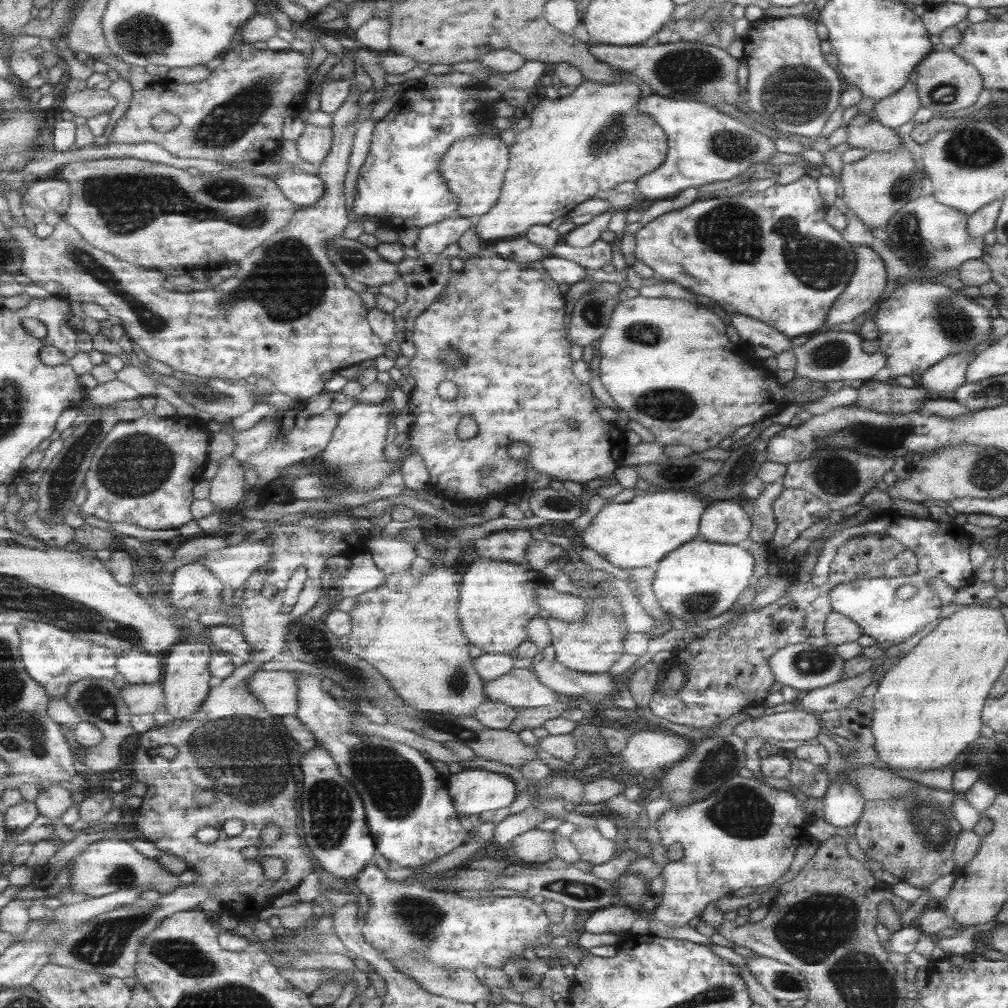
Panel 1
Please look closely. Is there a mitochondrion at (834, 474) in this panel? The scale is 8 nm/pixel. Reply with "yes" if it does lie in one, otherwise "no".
yes

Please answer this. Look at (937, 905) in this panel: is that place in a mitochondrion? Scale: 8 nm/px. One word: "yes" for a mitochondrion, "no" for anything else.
no

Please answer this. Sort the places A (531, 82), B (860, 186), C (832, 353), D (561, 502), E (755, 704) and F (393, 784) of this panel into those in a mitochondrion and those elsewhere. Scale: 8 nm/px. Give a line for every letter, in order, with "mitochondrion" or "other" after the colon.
A: other
B: other
C: mitochondrion
D: mitochondrion
E: other
F: mitochondrion

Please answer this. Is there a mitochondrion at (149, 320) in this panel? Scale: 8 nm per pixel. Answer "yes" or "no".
yes

